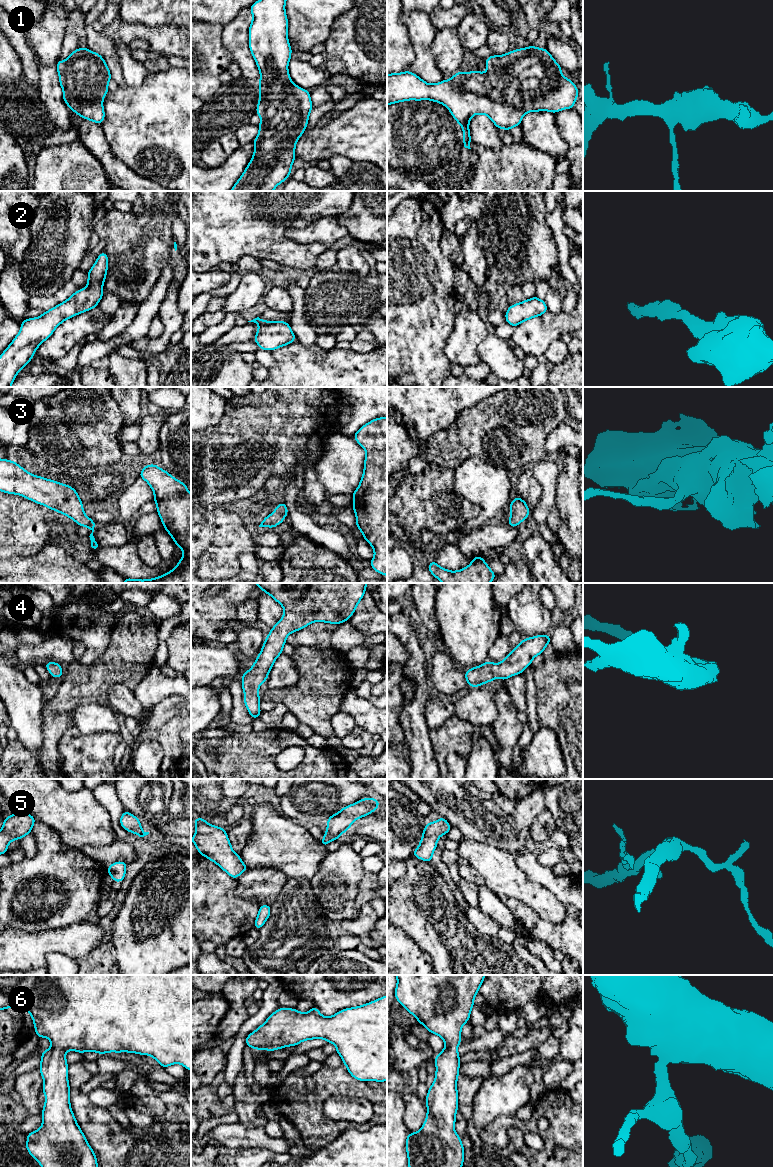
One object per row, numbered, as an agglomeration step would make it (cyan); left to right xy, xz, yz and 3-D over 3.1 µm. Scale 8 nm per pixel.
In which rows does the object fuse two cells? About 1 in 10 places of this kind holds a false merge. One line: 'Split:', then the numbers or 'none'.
Split: none

